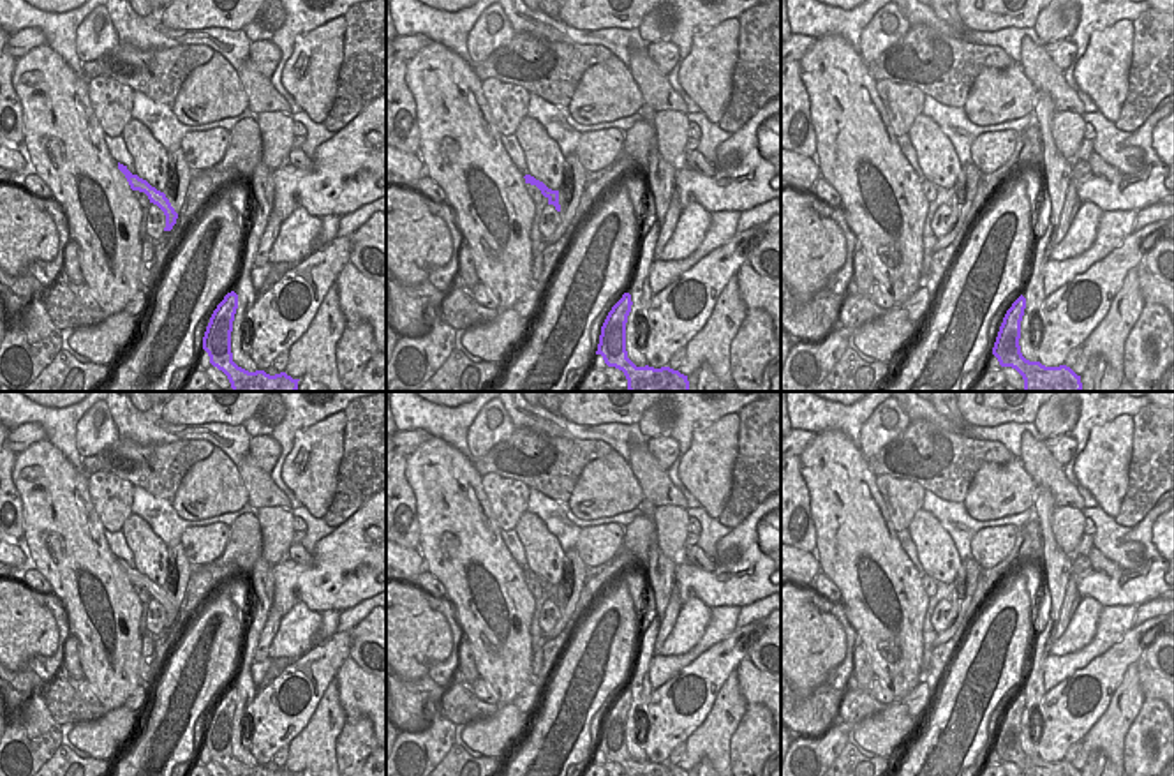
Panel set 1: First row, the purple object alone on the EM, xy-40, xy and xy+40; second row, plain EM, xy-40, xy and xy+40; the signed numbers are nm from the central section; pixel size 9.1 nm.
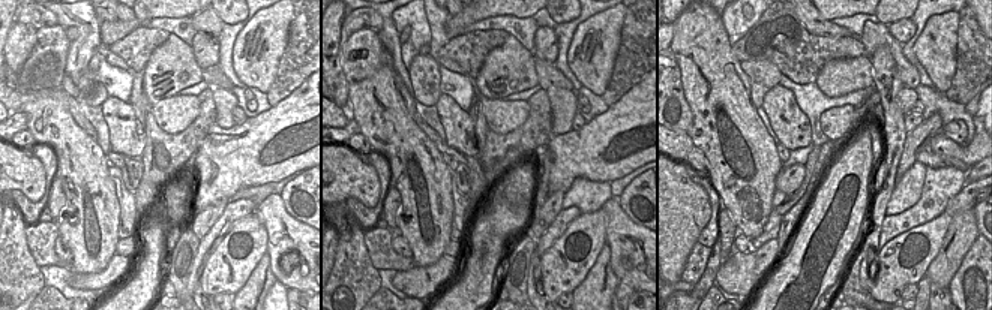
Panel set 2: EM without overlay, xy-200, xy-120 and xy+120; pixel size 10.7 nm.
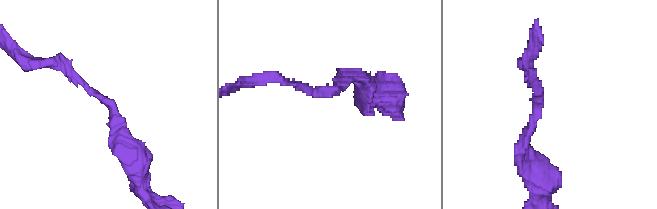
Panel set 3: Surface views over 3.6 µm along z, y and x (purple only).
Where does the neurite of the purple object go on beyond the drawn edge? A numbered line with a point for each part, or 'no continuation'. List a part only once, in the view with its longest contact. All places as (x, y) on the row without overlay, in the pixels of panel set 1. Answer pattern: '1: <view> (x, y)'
no continuation

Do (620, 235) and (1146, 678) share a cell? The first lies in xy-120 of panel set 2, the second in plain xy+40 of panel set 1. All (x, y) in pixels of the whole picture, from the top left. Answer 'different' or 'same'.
same

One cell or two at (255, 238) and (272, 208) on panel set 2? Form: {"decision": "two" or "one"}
{"decision": "two"}

